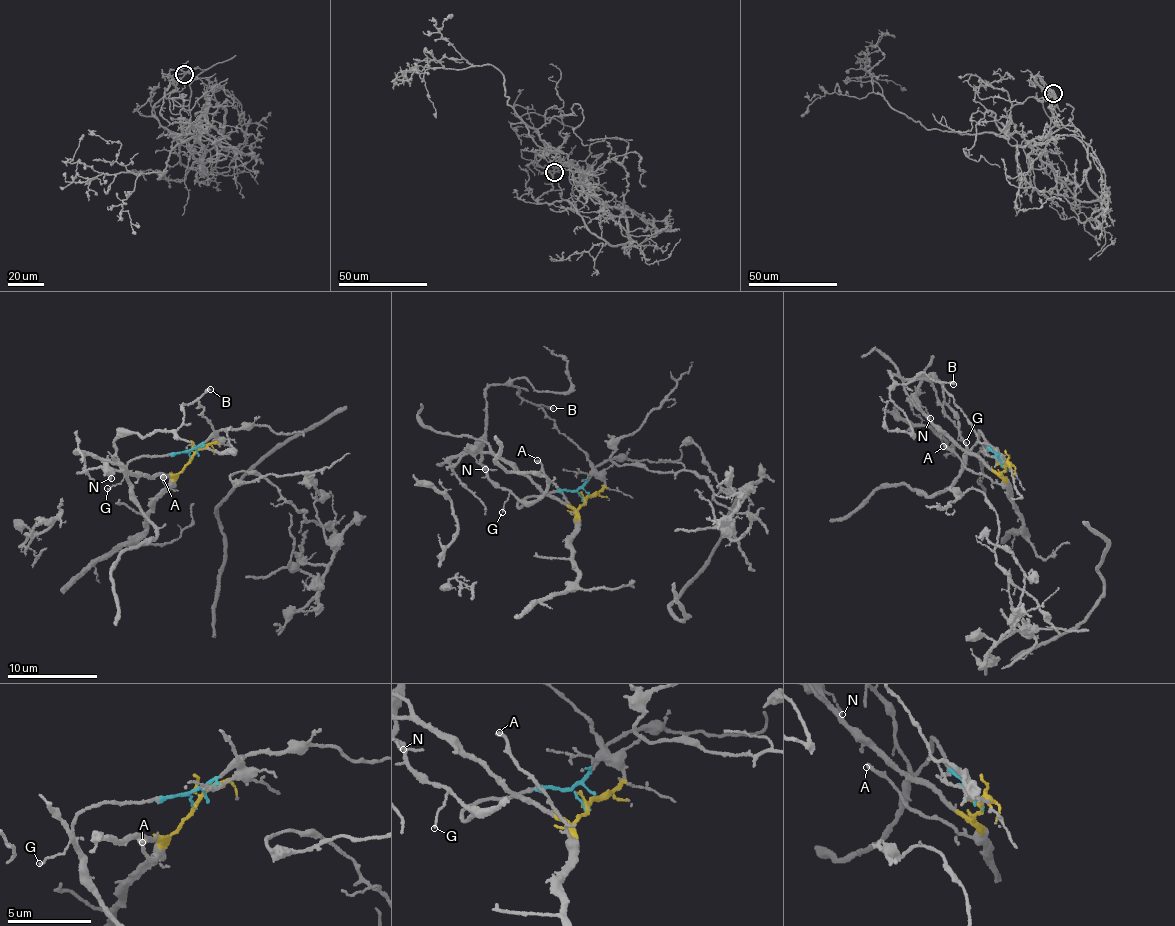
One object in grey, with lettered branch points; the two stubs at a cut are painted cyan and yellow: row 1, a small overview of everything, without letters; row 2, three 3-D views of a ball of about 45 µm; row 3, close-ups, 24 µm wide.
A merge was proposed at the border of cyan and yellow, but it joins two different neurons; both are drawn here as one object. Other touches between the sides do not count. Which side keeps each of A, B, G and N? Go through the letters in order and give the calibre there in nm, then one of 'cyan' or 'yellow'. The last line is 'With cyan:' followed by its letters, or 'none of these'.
A: 220 nm thick; yellow
B: 200 nm thick; cyan
G: 110 nm thick; cyan
N: 130 nm thick; yellow
With cyan: B, G

